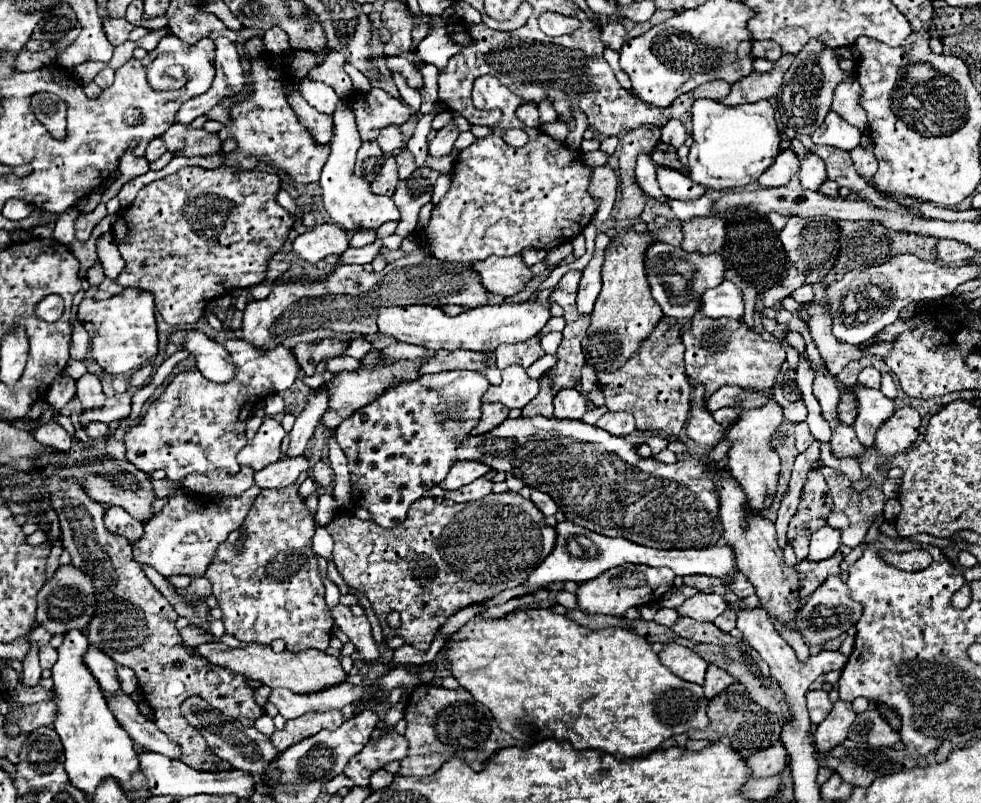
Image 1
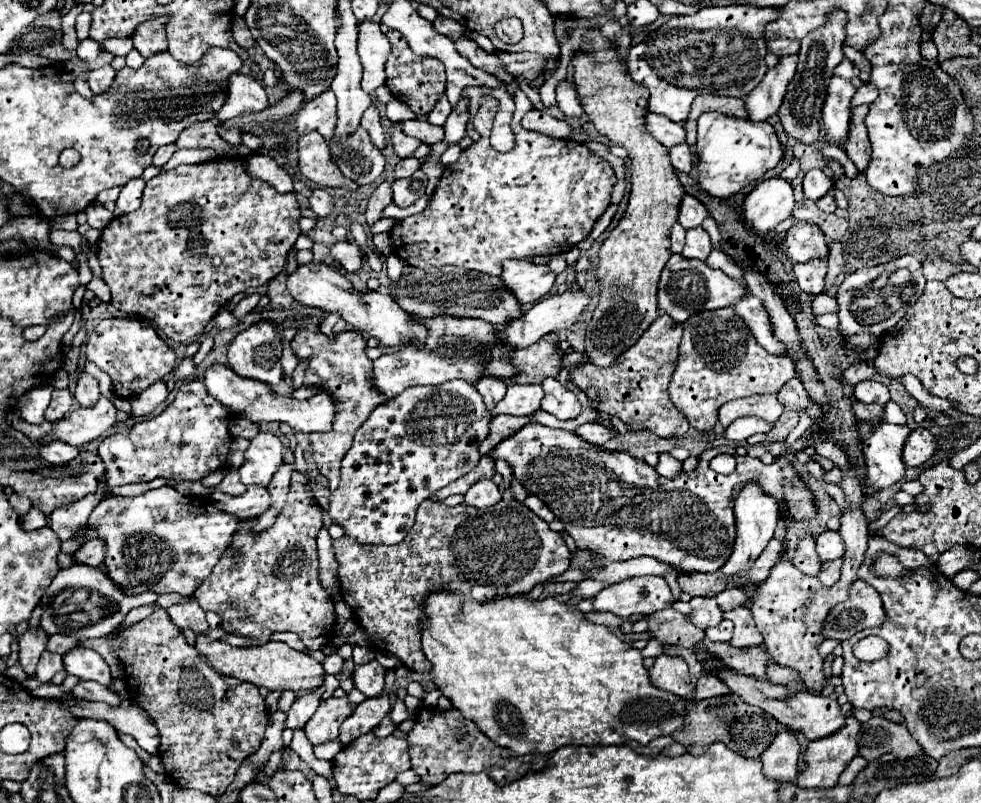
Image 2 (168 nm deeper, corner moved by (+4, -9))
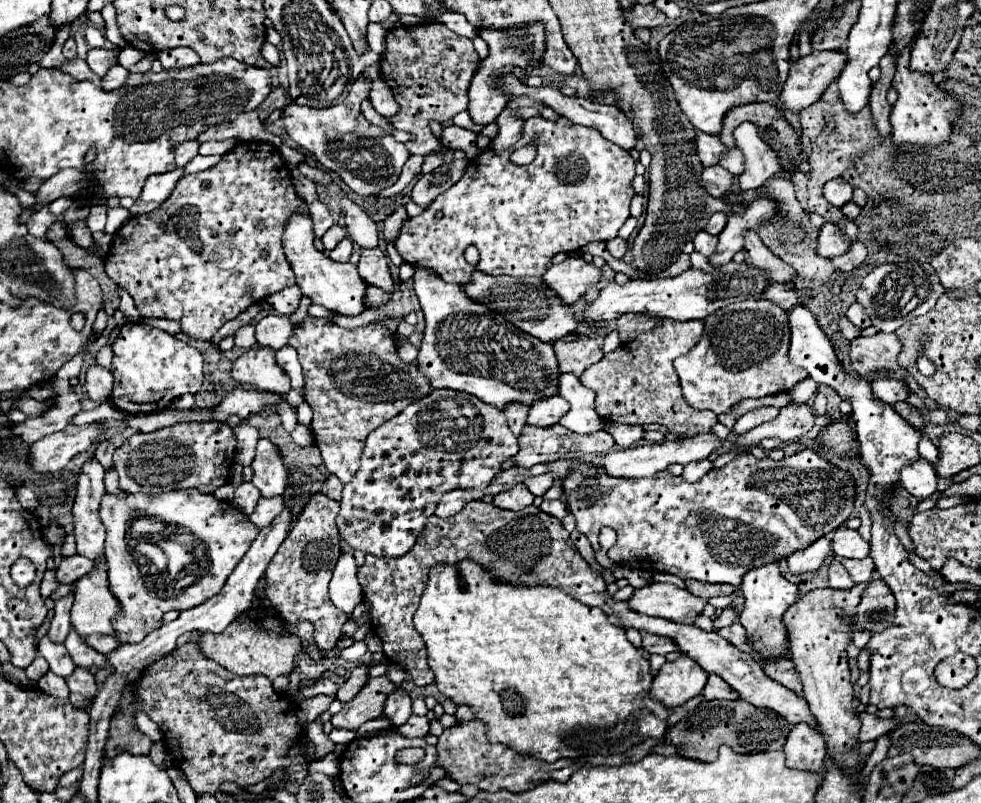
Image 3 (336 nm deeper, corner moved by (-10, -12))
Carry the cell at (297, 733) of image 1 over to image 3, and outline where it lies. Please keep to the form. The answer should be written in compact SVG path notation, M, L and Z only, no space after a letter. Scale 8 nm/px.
M370 678L370 682L348 702L342 704L342 710L332 716L332 728L358 730L364 722L376 718L384 710L386 696L394 690L394 684L386 678Z

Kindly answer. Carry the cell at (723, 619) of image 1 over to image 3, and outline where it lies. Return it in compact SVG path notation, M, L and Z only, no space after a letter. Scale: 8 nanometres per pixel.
M738 622L732 624L732 626L728 626L728 628L720 628L718 632L720 632L722 638L726 638L730 644L734 644L734 646L738 646L738 648L742 648L742 646L746 644L746 630L744 630L744 626L738 624Z

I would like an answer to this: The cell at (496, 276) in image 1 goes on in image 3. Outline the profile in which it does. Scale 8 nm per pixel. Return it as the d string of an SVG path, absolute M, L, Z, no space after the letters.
M566 258L562 264L552 264L544 276L544 284L564 302L576 302L588 286L600 280L600 270L594 264L584 262L584 258Z

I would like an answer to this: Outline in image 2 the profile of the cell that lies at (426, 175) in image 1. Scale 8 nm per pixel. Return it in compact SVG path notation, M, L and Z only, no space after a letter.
M416 171L412 177L408 179L396 179L392 183L392 189L394 189L394 203L398 207L408 207L412 205L416 199L420 199L426 191L426 181L428 177L424 175L424 171Z

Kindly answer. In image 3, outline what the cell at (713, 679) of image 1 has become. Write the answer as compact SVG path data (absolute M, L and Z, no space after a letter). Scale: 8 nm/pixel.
M714 674L708 676L708 682L706 682L702 694L706 700L716 700L716 698L734 700L734 698L738 698L738 692L734 692L734 688L730 688L720 676L714 676Z

